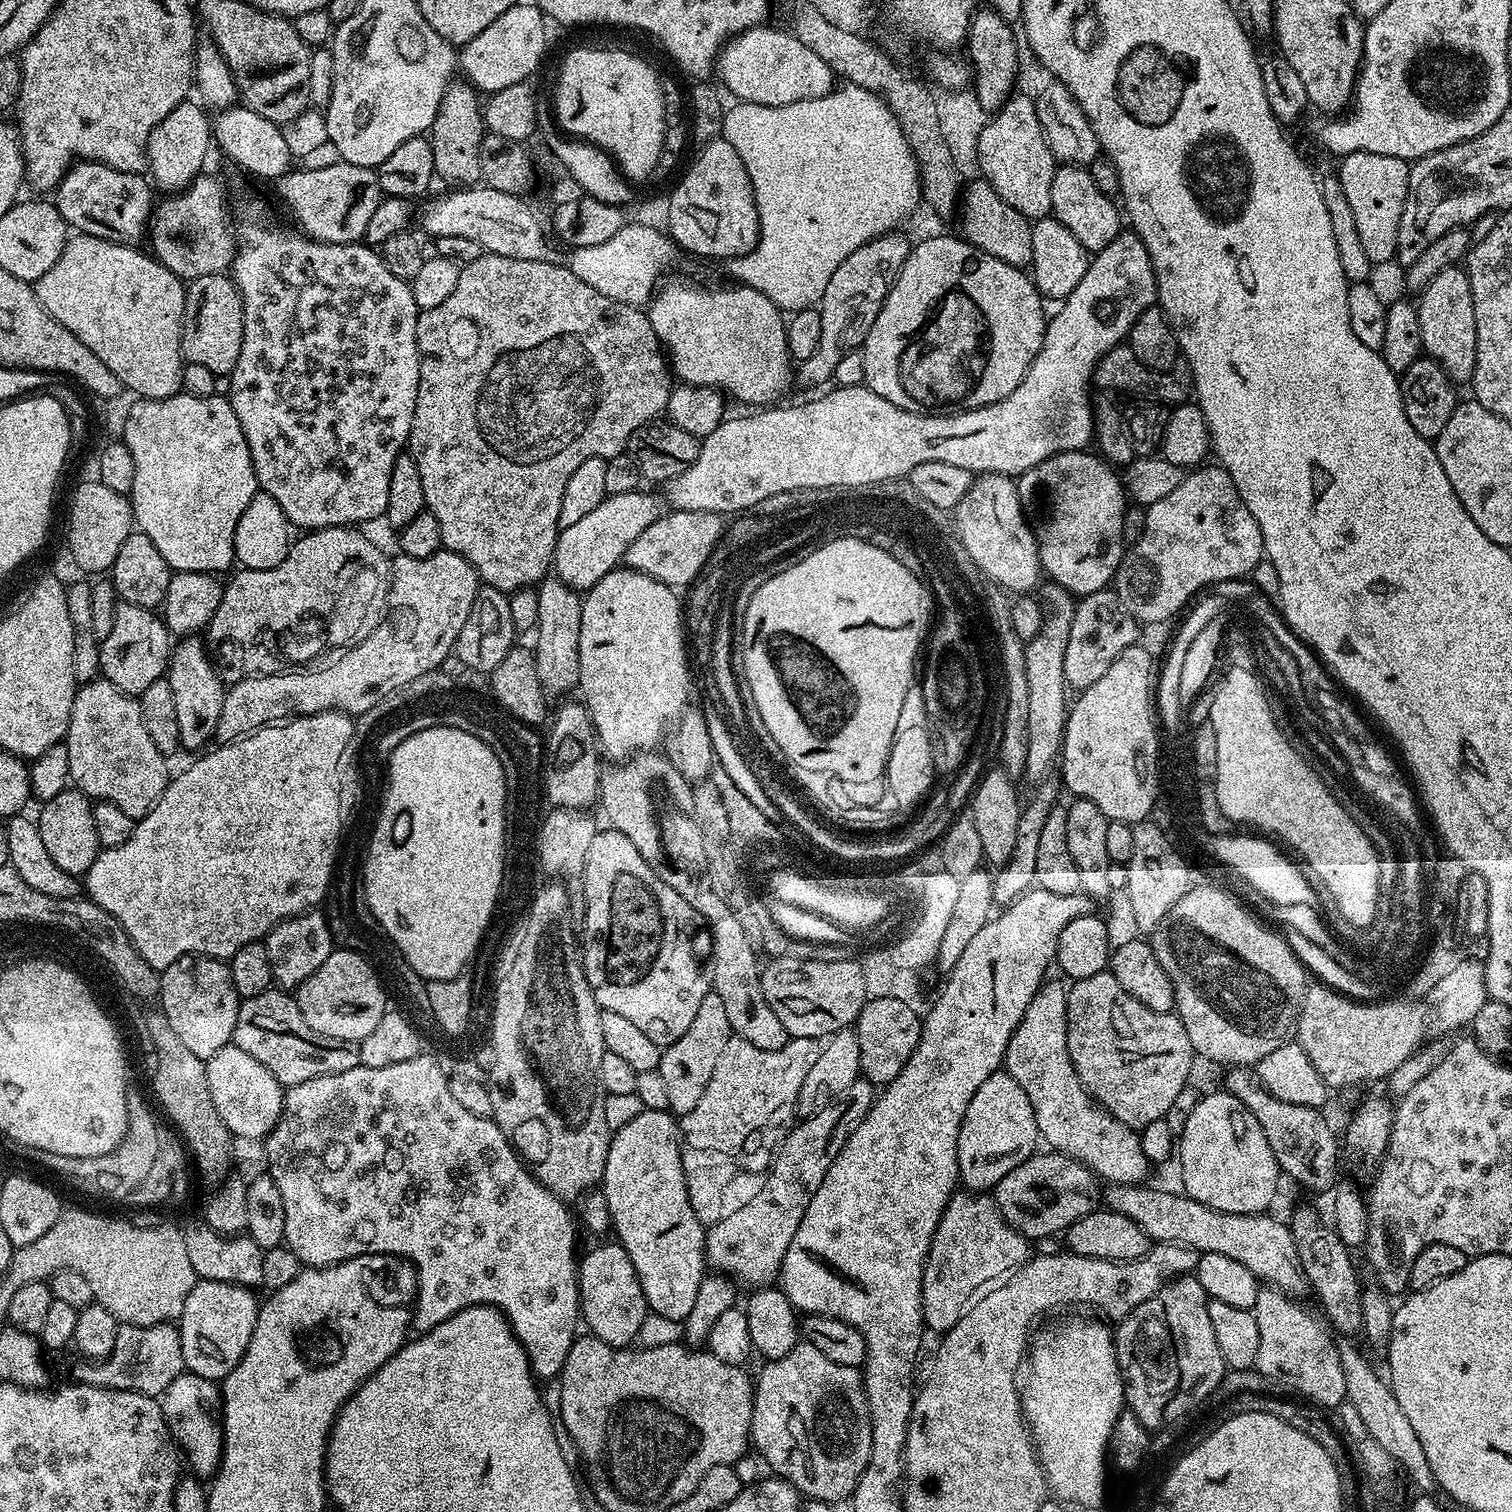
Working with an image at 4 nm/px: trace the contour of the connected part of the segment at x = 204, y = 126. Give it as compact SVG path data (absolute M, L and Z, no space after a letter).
M185 102L174 106L174 110L170 110L170 114L166 114L166 118L162 118L162 122L152 128L148 139L147 171L152 172L151 179L157 185L160 183L168 194L175 194L187 188L205 171L204 159L208 156L208 144L210 148L214 140L210 116L207 116L209 113L199 103L192 103Z

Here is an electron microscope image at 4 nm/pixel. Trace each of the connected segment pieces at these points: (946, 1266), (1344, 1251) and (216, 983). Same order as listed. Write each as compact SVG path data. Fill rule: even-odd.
M957 1191L938 1222L924 1263L922 1306L925 1325L933 1328L936 1334L948 1332L964 1316L977 1293L995 1285L1030 1259L1028 1247L1028 1237L1008 1225L991 1195Z
M1300 1208L1290 1219L1292 1237L1298 1246L1298 1258L1302 1262L1304 1277L1308 1280L1308 1288L1316 1291L1316 1296L1320 1299L1320 1304L1324 1307L1323 1315L1327 1323L1331 1325L1337 1333L1344 1335L1344 1338L1352 1338L1352 1335L1359 1333L1363 1329L1362 1302L1360 1301L1362 1284L1356 1281L1356 1268L1352 1265L1353 1254L1350 1248L1340 1240L1339 1234L1332 1226L1320 1224L1320 1216L1312 1208Z
M183 956L160 972L159 1011L170 1020L170 1026L174 1034L178 1034L182 1046L198 1054L198 1058L205 1062L218 1054L222 1046L232 1043L241 999L232 981L231 967L215 956Z

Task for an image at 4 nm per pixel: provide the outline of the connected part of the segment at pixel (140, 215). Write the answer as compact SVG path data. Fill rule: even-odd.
M81 160L73 163L56 185L54 203L58 214L77 233L136 246L143 236L145 239L154 211L153 185L144 178L138 172L123 172L95 160Z

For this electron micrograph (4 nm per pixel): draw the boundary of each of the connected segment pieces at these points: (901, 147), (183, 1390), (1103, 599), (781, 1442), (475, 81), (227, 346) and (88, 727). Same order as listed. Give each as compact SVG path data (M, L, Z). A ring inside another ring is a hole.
M844 82L822 98L790 102L790 106L743 102L733 105L724 114L722 139L734 146L742 166L746 166L746 174L750 174L760 237L754 251L727 261L728 272L735 283L766 294L785 313L816 308L834 270L858 246L891 233L899 220L921 207L920 170L915 154L887 102L862 86Z
M187 1370L174 1378L174 1382L166 1386L163 1396L159 1397L160 1409L166 1418L168 1429L172 1431L173 1440L186 1457L187 1467L189 1464L193 1468L189 1469L200 1478L211 1478L220 1468L220 1459L224 1453L224 1429L217 1419L221 1400L222 1392L217 1381L196 1376Z
M1111 591L1083 597L1076 605L1070 626L1070 642L1066 642L1066 682L1069 689L1079 694L1094 686L1094 682L1098 682L1098 678L1110 670L1114 658L1141 639L1140 631L1141 625L1118 607Z
M807 1342L796 1344L786 1358L767 1361L763 1366L760 1377L755 1377L752 1393L750 1440L754 1448L764 1455L765 1462L776 1471L773 1473L795 1486L801 1497L833 1506L839 1505L839 1500L847 1501L870 1462L872 1427L861 1369L838 1366L838 1362L830 1362L822 1350Z
M517 2L497 20L490 22L490 26L486 26L486 30L482 30L482 34L478 34L478 38L474 38L470 45L471 83L484 94L525 83L529 79L528 75L539 66L540 59L544 56L544 43L548 40L547 34L544 33L544 24L546 25L544 13L532 2Z
M206 274L191 281L184 294L184 325L180 339L180 353L185 364L206 366L217 378L227 377L242 350L243 321L244 303L231 275Z
M103 678L81 683L74 694L66 745L69 781L93 801L113 803L130 819L141 820L160 801L170 771L165 753L154 746L142 718L140 701Z

